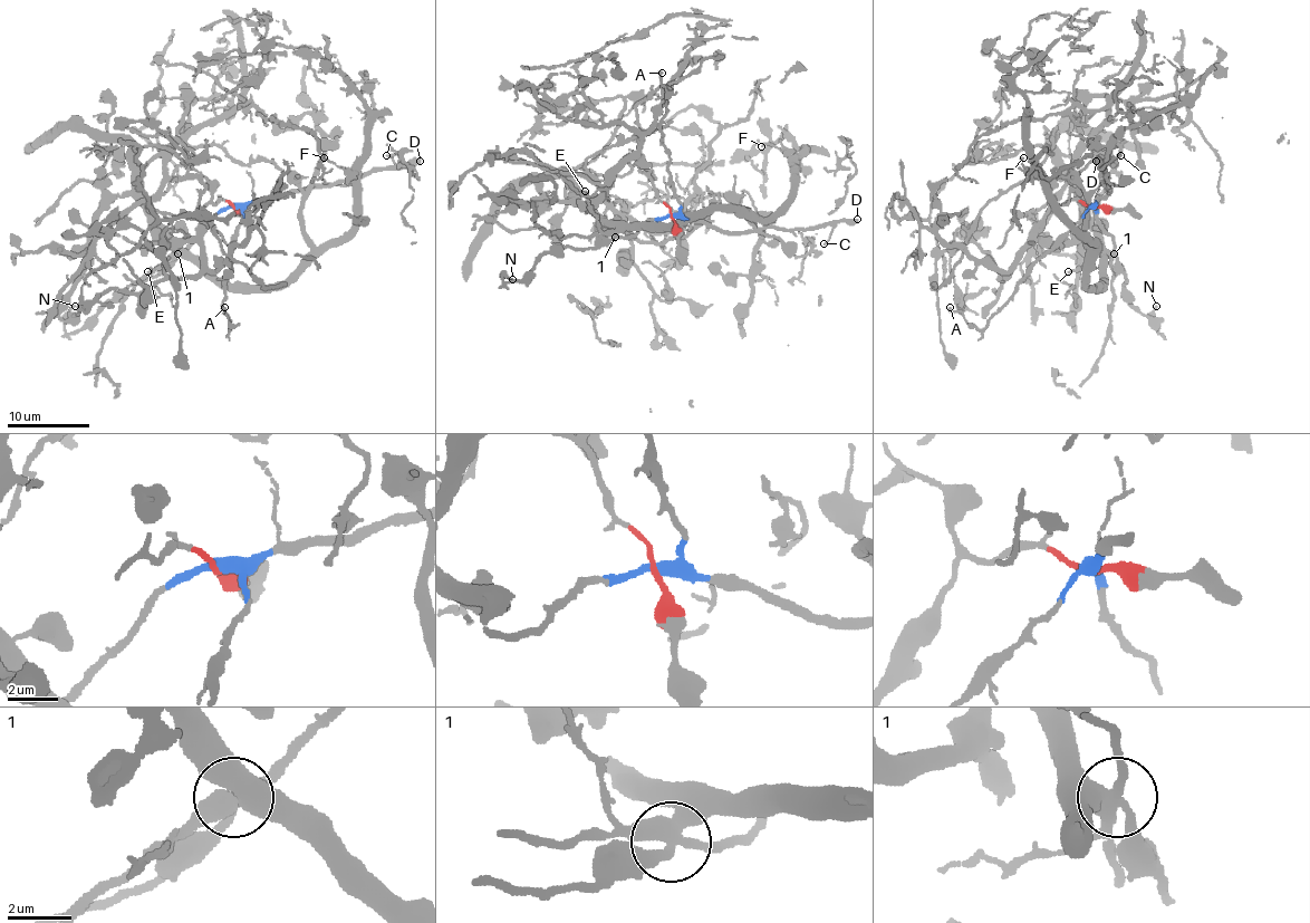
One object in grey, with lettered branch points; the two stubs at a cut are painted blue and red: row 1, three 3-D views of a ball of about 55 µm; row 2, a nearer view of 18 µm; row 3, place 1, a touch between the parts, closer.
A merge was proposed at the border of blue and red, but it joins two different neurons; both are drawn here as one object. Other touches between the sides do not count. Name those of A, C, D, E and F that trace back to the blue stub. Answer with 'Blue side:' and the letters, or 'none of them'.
Blue side: A, C, D, E

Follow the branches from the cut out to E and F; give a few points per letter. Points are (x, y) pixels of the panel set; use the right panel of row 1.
E: (1092, 207), (1114, 241), (1114, 256), (1097, 268), (1068, 272)
F: (1092, 207), (1052, 203), (1036, 236), (1066, 243), (1087, 226), (1101, 285), (1087, 285), (1095, 243), (1023, 157)

